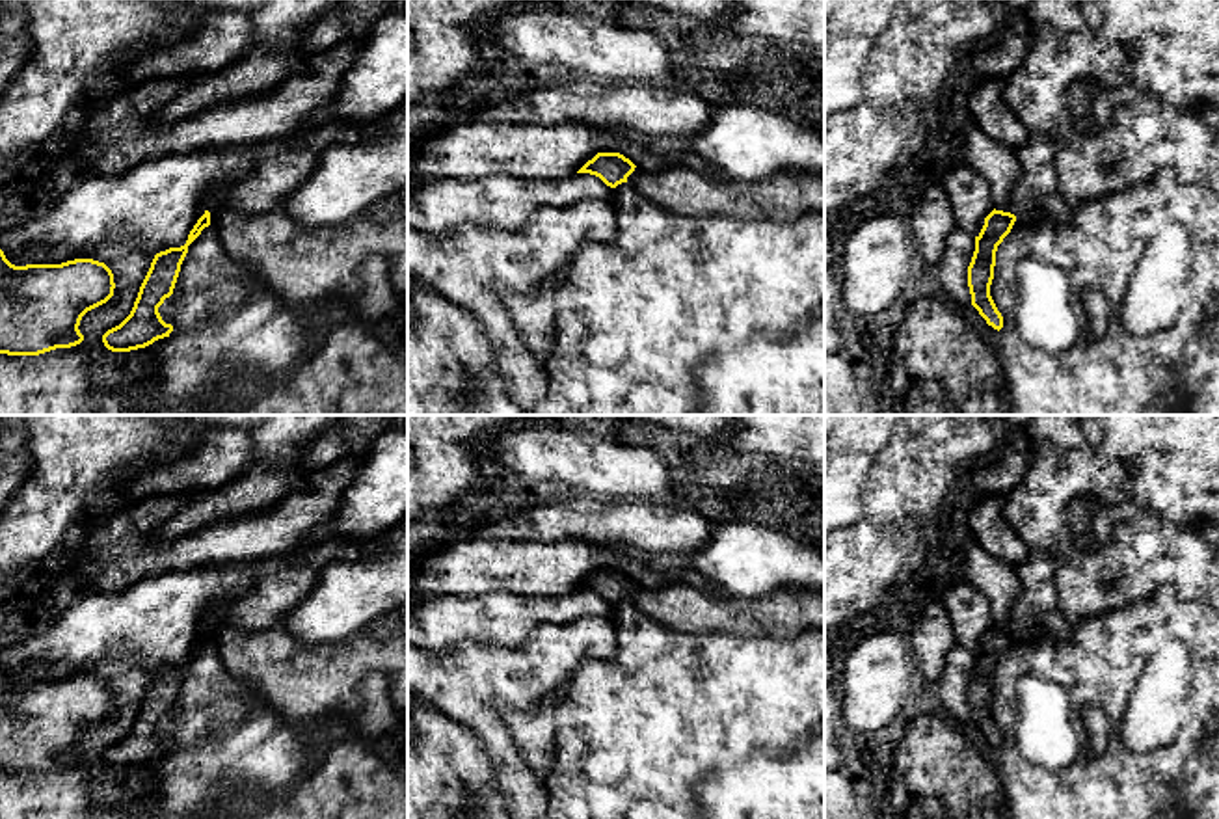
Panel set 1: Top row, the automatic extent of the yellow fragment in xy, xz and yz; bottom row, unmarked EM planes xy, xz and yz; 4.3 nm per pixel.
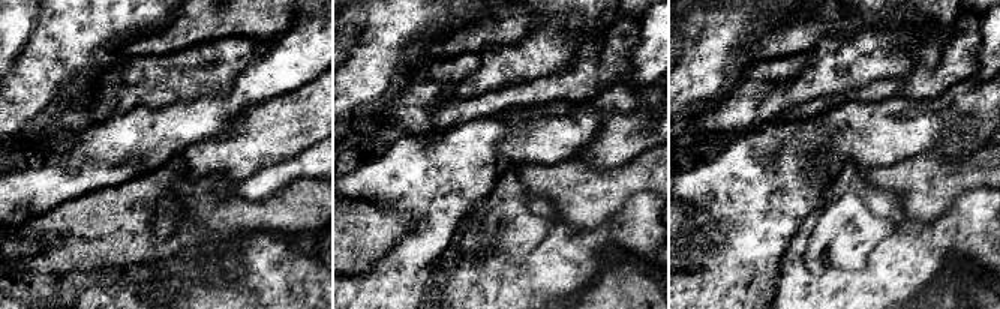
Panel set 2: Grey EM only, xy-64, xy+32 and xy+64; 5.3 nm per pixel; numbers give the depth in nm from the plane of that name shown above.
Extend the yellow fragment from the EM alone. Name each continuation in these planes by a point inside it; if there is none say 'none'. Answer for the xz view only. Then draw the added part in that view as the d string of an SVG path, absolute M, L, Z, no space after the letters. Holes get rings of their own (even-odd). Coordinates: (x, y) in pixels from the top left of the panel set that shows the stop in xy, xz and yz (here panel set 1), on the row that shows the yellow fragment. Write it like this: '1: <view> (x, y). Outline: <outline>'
1: xz (784, 198). Outline: M635 168L627 177L636 192L683 216L728 216L733 220L795 222L808 212L824 214L824 175L787 171L763 182L737 182L705 177L687 168Z

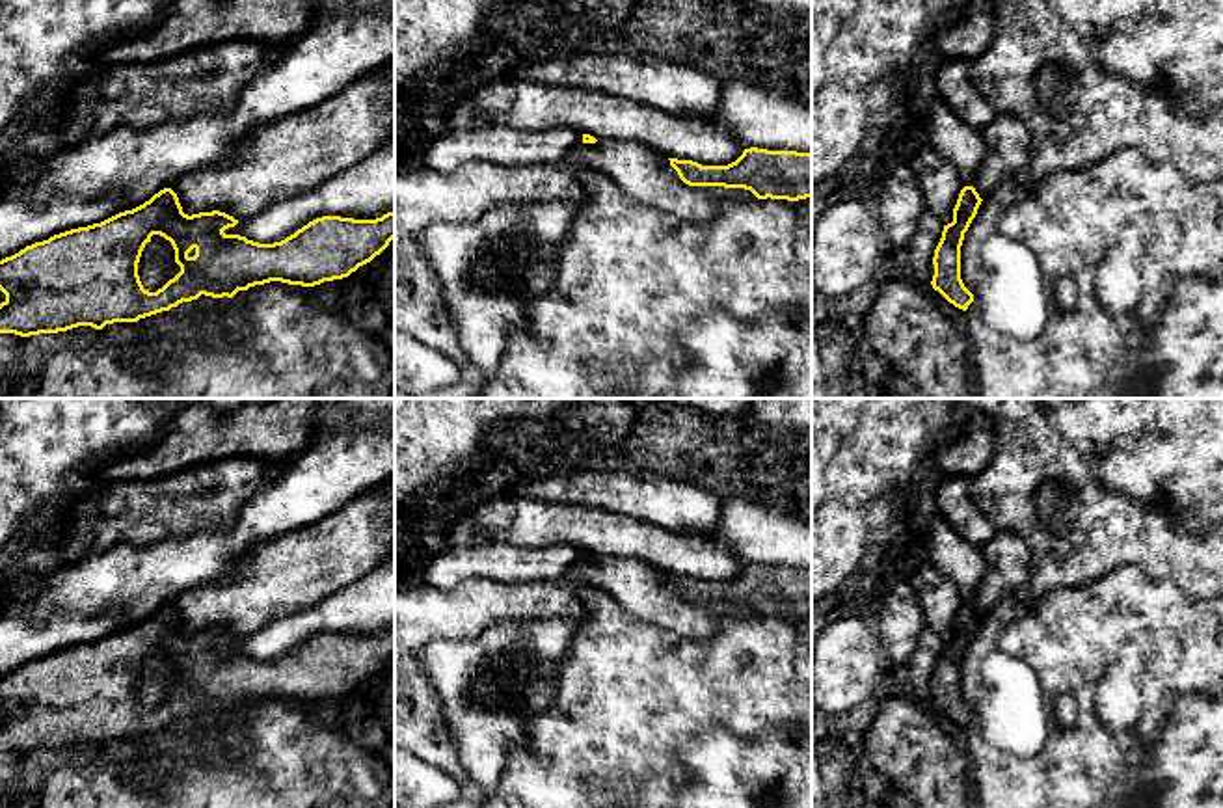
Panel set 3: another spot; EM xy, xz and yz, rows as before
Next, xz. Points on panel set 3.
none

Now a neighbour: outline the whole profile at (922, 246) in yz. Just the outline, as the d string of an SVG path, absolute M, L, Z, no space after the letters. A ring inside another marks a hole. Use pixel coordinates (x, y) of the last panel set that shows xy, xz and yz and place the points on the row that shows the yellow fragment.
M929 210L918 222L914 236L908 240L908 261L914 274L914 281L933 281L933 257L942 238L944 223Z

